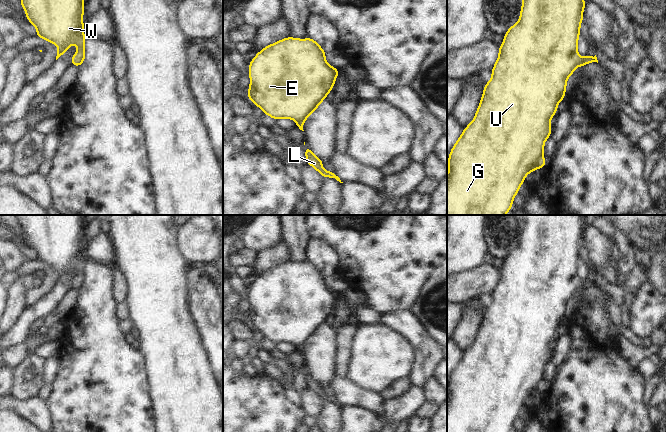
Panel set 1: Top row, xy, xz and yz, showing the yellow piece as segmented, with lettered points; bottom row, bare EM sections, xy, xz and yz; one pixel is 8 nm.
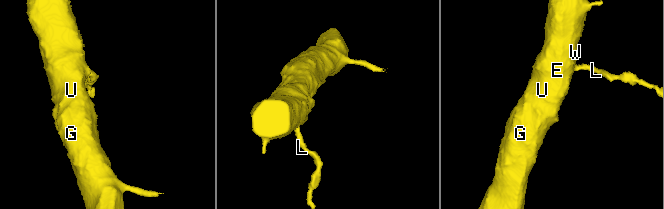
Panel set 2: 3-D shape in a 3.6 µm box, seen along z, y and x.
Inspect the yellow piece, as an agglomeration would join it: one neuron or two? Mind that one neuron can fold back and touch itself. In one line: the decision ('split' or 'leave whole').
leave whole

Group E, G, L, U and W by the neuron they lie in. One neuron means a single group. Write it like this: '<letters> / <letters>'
E G L U W

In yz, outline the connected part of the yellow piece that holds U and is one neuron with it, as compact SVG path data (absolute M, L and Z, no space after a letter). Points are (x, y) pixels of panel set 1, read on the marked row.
M523 0L522 9L520 12L520 20L514 26L510 27L507 33L504 35L504 41L499 48L499 57L494 65L493 70L491 71L492 78L488 83L486 83L484 87L484 93L482 95L480 105L476 111L476 115L473 121L463 130L462 135L457 140L457 142L455 143L454 147L452 148L450 152L450 156L448 158L449 172L447 175L447 215L505 215L508 211L510 211L510 208L513 204L513 199L515 195L519 193L518 190L521 184L524 182L526 175L538 168L544 168L544 165L546 162L544 160L543 150L544 150L544 142L547 140L547 138L551 134L550 119L555 115L558 103L561 100L564 100L564 94L566 93L565 89L566 89L566 83L567 83L568 77L576 70L577 66L584 66L590 62L598 63L596 55L594 57L590 57L587 54L585 57L581 58L577 52L578 37L580 33L580 24L582 23L582 19L583 19L582 11L585 8L585 5L586 3L583 0Z

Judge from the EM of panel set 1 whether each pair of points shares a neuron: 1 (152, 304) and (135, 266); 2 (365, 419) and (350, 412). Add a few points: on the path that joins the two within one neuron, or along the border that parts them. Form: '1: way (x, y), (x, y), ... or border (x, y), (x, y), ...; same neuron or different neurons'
1: way (152, 295), (152, 283), (144, 275); same neuron
2: way (361, 419), (357, 419), (354, 416); same neuron

